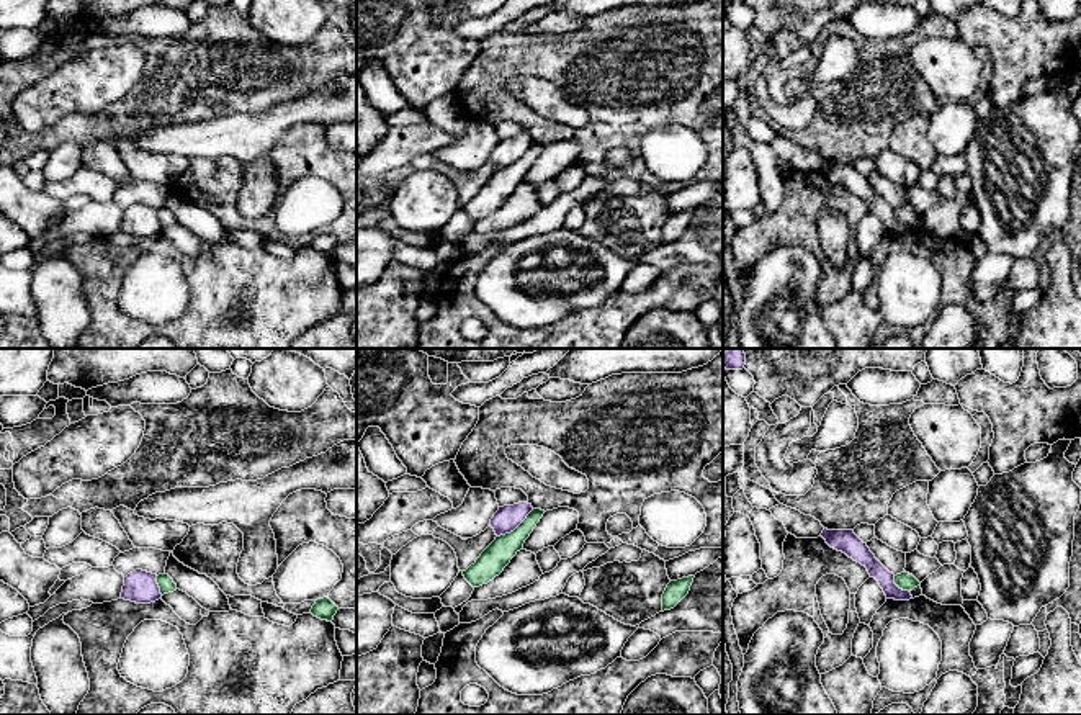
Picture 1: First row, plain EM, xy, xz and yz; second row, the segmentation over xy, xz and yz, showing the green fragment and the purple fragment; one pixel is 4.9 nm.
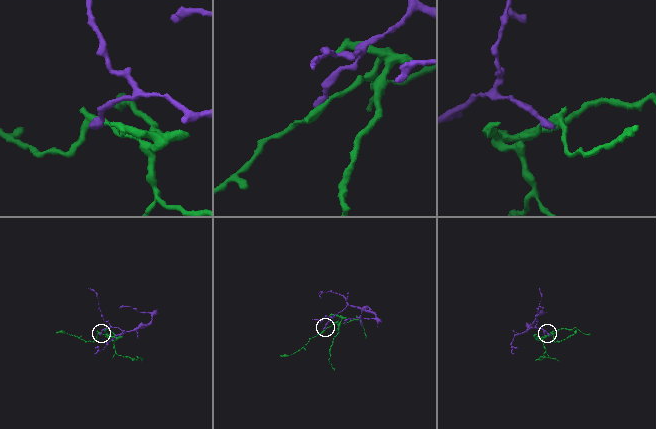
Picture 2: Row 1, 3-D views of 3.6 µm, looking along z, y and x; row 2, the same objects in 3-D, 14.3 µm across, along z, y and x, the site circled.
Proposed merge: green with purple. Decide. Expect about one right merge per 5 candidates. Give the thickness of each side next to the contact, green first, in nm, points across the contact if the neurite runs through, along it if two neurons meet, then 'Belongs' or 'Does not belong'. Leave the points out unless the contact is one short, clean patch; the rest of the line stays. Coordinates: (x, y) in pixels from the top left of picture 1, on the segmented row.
Thickness 140 nm (green) against 120 nm. Boundary: xz (533, 509), (512, 530), (497, 537). Does not belong

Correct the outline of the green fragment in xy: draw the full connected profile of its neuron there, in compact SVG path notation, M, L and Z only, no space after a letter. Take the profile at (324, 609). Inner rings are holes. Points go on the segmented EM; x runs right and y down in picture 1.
M324 597L316 600L311 609L311 614L321 620L332 622L337 610L339 607L329 597Z

